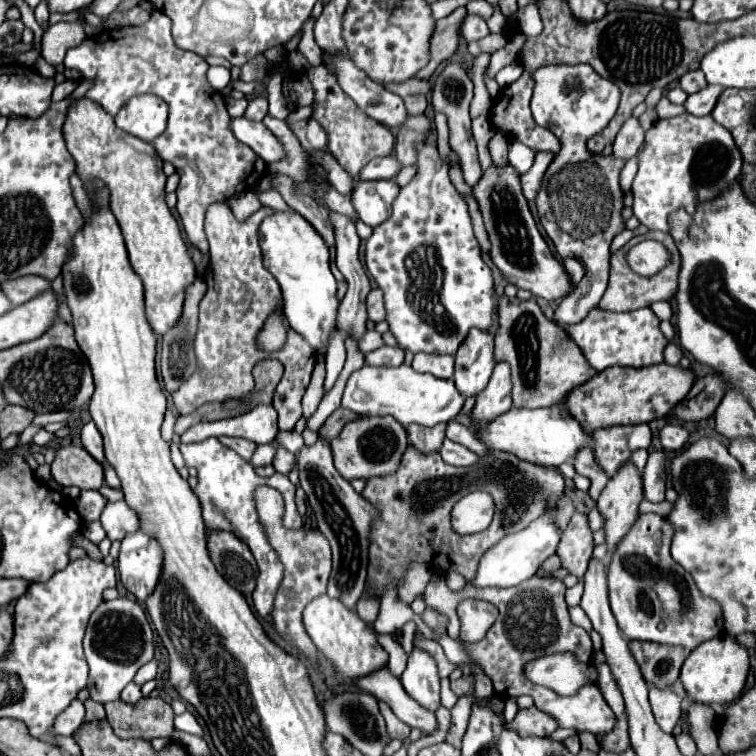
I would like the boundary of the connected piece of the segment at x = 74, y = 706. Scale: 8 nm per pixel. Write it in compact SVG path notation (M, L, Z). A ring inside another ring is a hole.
M73 700L57 718L55 718L55 724L53 724L53 732L59 734L59 736L71 736L83 722L83 716L85 716L85 708L83 708L83 702L79 700Z

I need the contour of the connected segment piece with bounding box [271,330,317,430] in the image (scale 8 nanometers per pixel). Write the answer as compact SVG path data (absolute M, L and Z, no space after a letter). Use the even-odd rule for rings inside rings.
M289 332L287 344L279 352L271 352L283 366L283 378L275 388L273 408L279 414L279 430L293 430L295 422L301 418L301 398L309 386L309 378L315 366L315 350L307 344L303 336Z

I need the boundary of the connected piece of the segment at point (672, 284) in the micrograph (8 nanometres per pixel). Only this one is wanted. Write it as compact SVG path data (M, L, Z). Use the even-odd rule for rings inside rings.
M649 230L645 236L635 236L623 248L619 248L613 254L611 272L609 272L609 284L607 284L607 290L605 290L603 298L601 298L601 302L599 302L599 308L607 308L607 310L613 310L613 312L627 312L627 310L637 310L637 308L643 308L643 306L651 306L655 300L673 300L675 292L677 292L679 270L681 270L681 256L679 256L679 250L677 250L671 234L659 232L659 230ZM643 238L663 242L671 252L671 264L665 270L661 270L657 276L651 276L651 278L643 278L643 276L637 276L635 272L631 272L631 268L629 268L629 264L625 260L625 254L629 252L629 248L639 244L639 240L643 240Z

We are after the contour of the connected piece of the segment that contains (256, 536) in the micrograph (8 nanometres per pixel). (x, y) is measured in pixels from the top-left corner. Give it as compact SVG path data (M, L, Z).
M207 438L197 444L181 444L179 450L185 458L185 464L197 468L199 482L193 488L193 492L201 502L205 526L213 532L231 532L251 548L257 564L259 564L259 572L261 572L257 588L253 592L253 602L255 602L257 612L267 622L271 622L271 604L275 600L275 588L279 588L279 580L283 578L283 566L279 564L279 558L275 556L275 550L267 544L267 536L265 536L263 528L259 528L259 520L255 520L255 506L251 504L251 492L259 484L267 484L267 486L279 490L285 498L285 518L283 518L285 526L287 528L301 528L303 518L295 508L295 486L289 482L287 476L277 474L277 472L269 478L257 476L251 462L239 458L235 452L231 452L231 448L219 444L217 438Z

